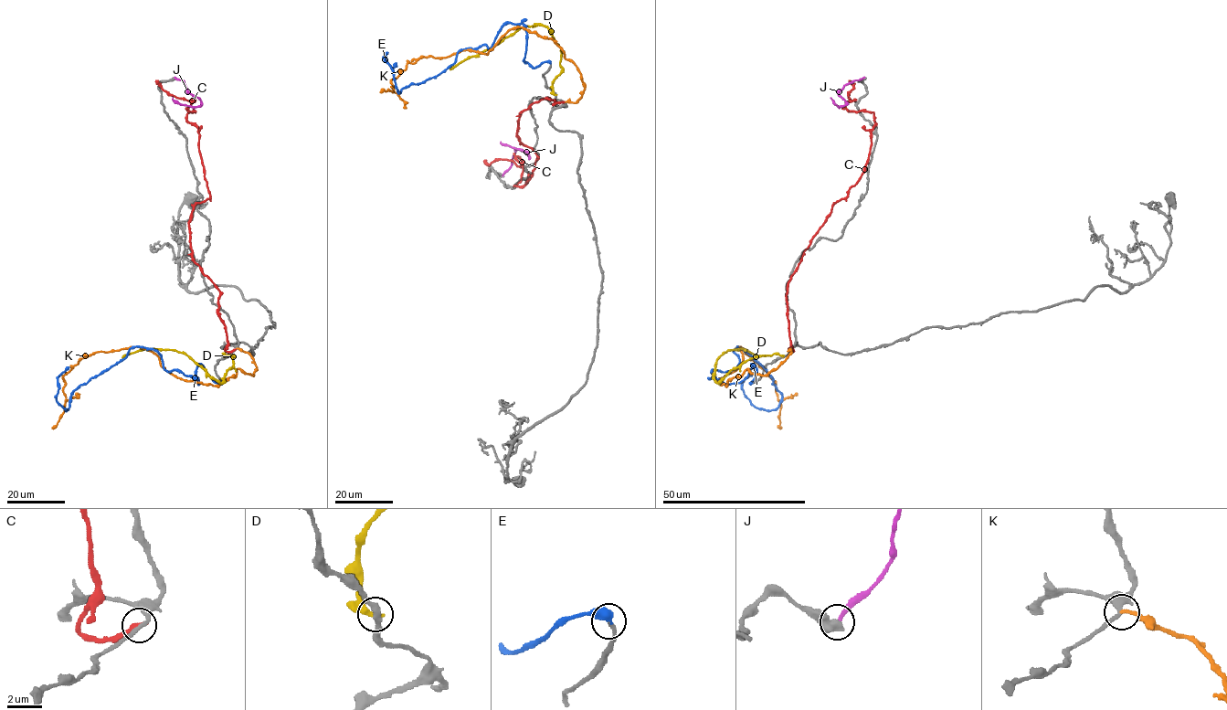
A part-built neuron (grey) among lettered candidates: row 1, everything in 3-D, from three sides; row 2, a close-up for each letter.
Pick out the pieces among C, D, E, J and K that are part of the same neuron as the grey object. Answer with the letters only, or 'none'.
E

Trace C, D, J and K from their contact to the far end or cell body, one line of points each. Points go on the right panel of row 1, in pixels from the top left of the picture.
C: (790, 349), (788, 282), (870, 151), (873, 113), (846, 107), (856, 100), (849, 79)
D: (783, 355), (773, 354), (751, 358), (717, 383), (714, 380), (716, 361), (727, 351), (745, 349), (758, 357)
J: (863, 77), (849, 82), (839, 92), (845, 104), (839, 107), (830, 97)
K: (791, 348), (766, 375), (747, 368), (725, 386), (716, 381), (741, 365), (742, 347), (775, 381), (781, 429)

